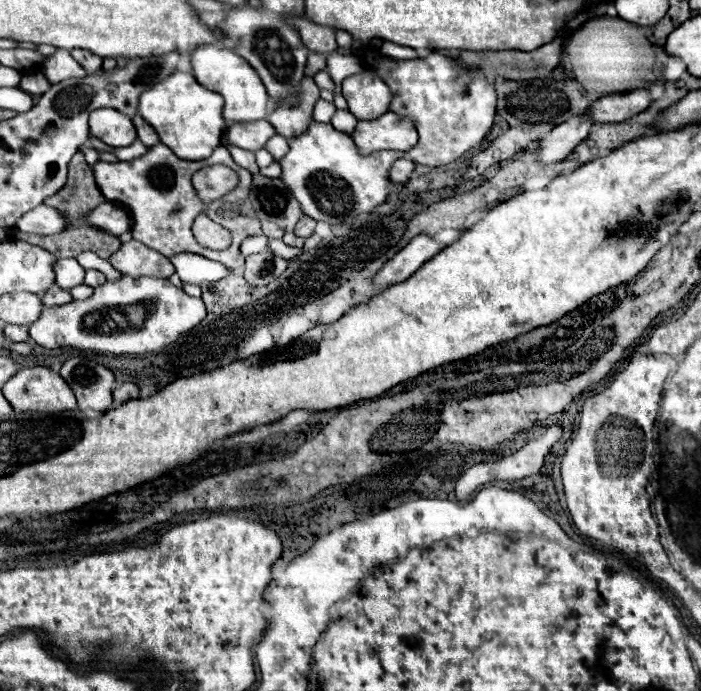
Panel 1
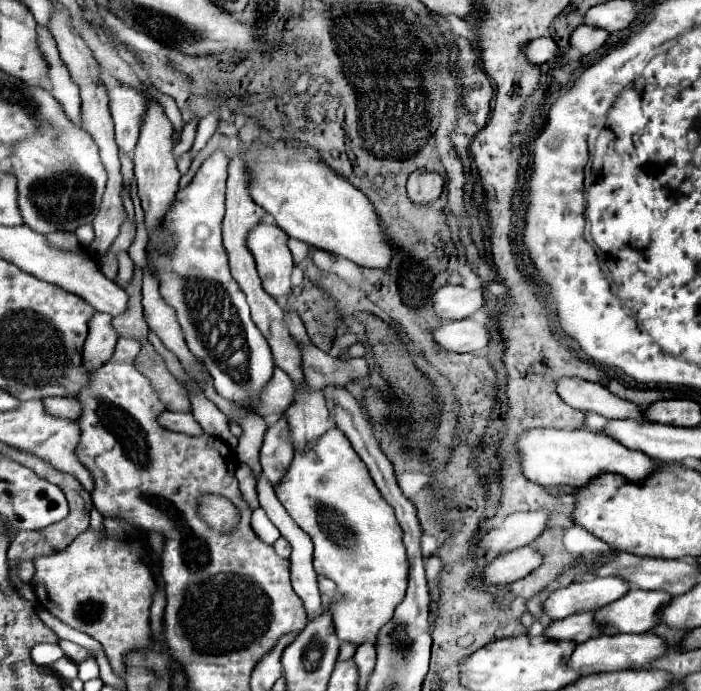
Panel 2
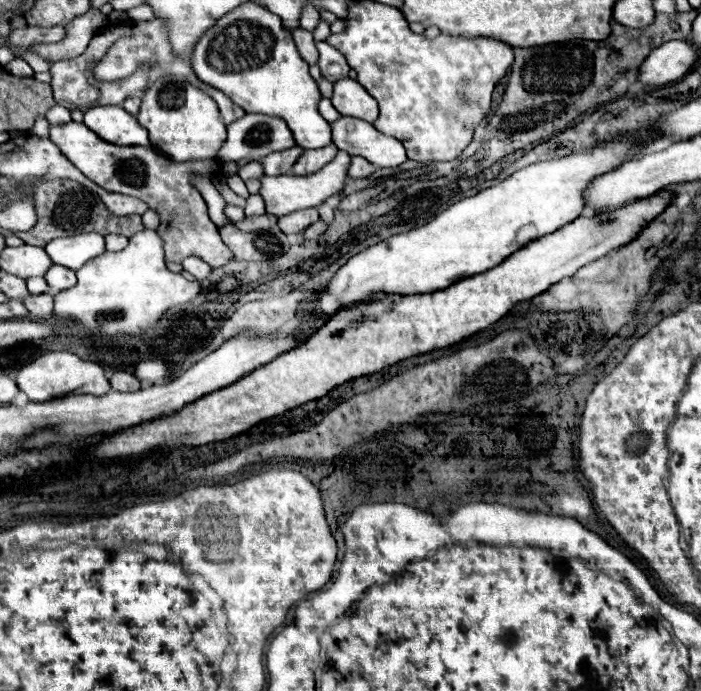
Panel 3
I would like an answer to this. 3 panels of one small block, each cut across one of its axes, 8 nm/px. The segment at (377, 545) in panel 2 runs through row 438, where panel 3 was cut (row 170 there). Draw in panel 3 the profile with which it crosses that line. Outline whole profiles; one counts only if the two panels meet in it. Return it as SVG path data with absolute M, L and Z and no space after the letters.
M338 150L336 158L332 162L328 162L324 168L320 168L318 172L314 172L314 174L308 174L308 176L284 174L284 176L264 176L264 178L260 178L260 182L262 182L260 196L266 202L266 212L274 214L274 216L286 216L288 212L296 212L296 210L318 208L328 198L338 196L344 190L348 168L350 168L350 154Z

